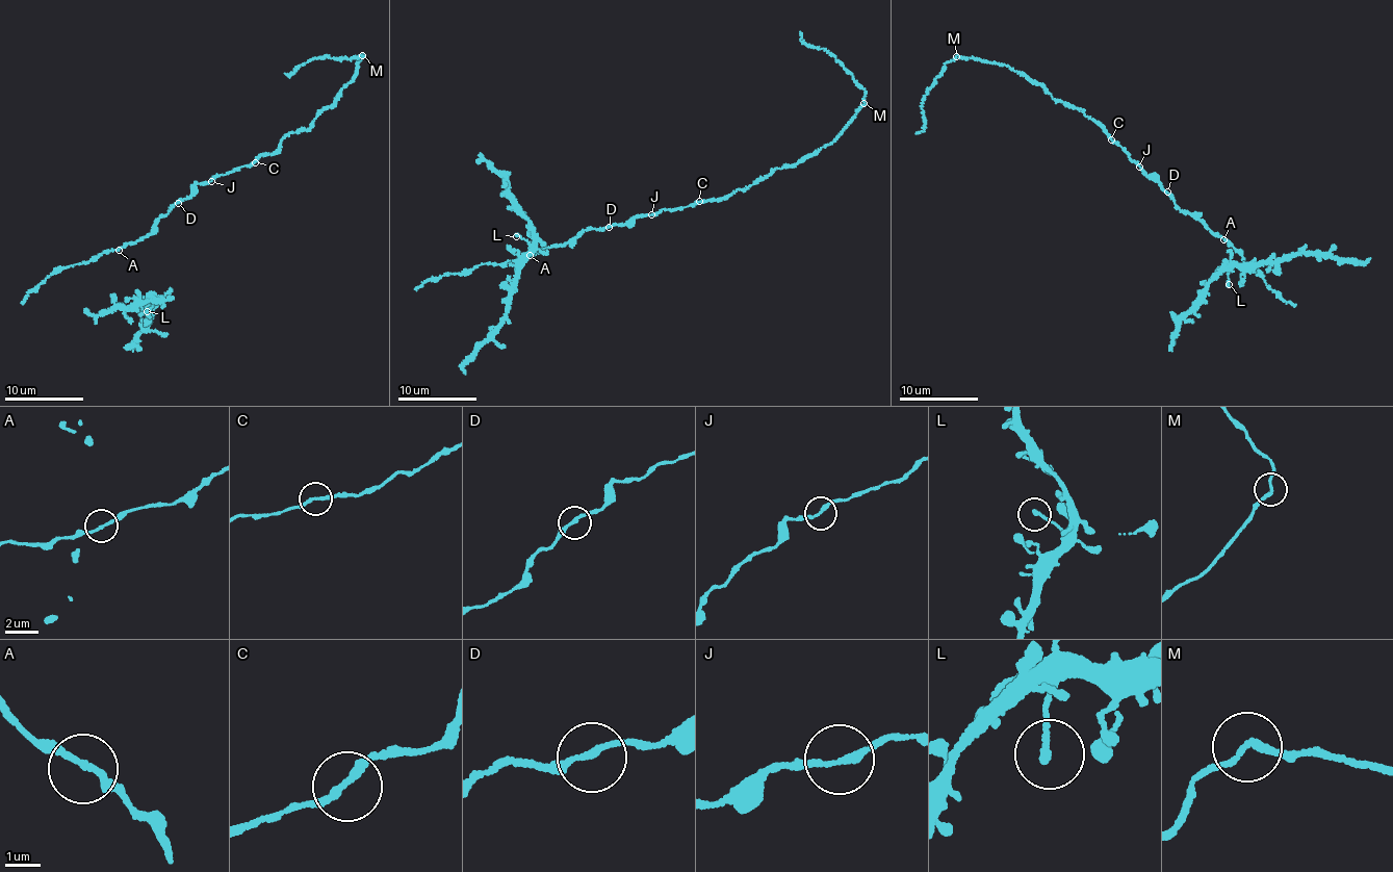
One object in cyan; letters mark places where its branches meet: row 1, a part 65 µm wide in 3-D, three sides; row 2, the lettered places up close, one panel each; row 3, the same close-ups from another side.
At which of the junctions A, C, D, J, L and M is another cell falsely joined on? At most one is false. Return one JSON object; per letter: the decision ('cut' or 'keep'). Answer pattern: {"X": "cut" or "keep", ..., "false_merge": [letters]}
{"A": "keep", "C": "keep", "D": "keep", "J": "keep", "L": "keep", "M": "cut", "false_merge": ["M"]}

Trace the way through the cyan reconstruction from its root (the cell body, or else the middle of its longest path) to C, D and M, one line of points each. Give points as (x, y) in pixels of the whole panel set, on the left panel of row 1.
C: (221, 175), (255, 162)
D: (221, 175), (210, 181), (194, 184), (188, 198), (178, 203)
M: (221, 175), (279, 152), (289, 132), (310, 129), (323, 109), (335, 106), (363, 55)

